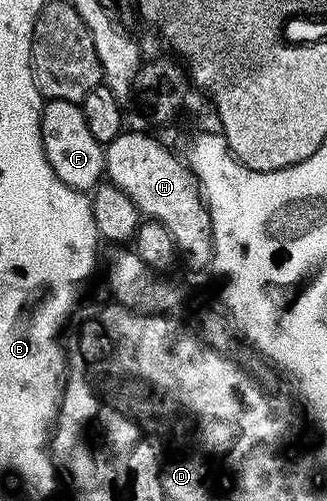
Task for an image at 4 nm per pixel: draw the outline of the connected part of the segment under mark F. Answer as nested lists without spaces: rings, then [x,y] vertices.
[[[50,100],[39,116],[39,135],[43,151],[53,172],[69,188],[84,192],[94,191],[105,174],[105,146],[89,132],[80,103],[69,100]]]

